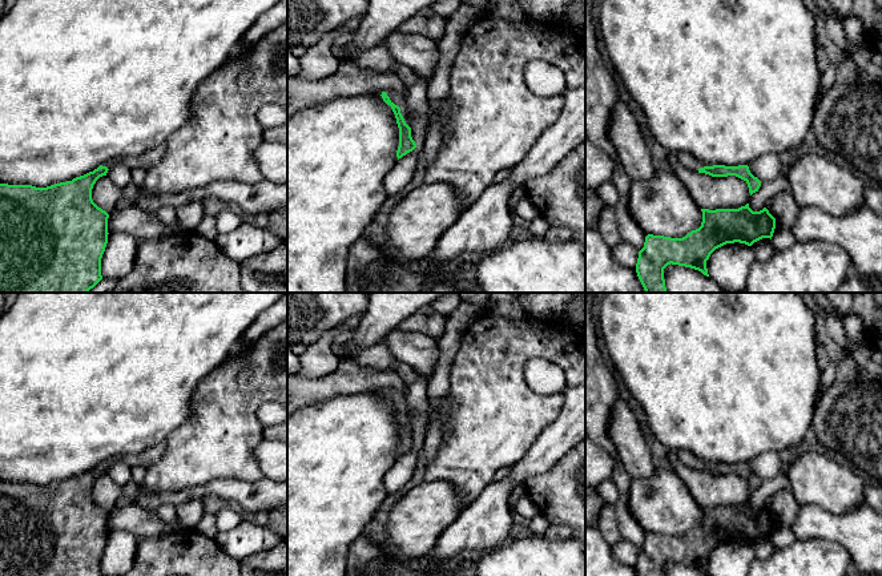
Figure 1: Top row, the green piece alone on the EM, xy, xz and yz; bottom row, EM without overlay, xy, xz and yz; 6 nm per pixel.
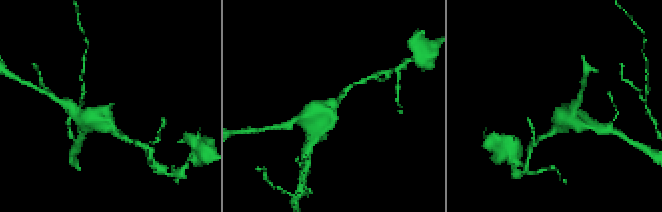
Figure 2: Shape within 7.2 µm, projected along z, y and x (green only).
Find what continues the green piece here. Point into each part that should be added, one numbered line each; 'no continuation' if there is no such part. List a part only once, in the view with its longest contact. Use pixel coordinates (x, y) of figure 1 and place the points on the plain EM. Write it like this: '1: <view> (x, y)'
1: xz (401, 398)

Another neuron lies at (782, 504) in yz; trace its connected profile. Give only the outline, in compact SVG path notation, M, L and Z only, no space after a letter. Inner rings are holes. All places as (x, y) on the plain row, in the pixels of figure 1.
M790 487L782 488L770 495L765 505L784 525L790 525L798 512L798 503L790 491Z

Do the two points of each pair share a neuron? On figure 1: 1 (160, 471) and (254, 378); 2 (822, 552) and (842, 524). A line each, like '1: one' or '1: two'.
1: one
2: two

